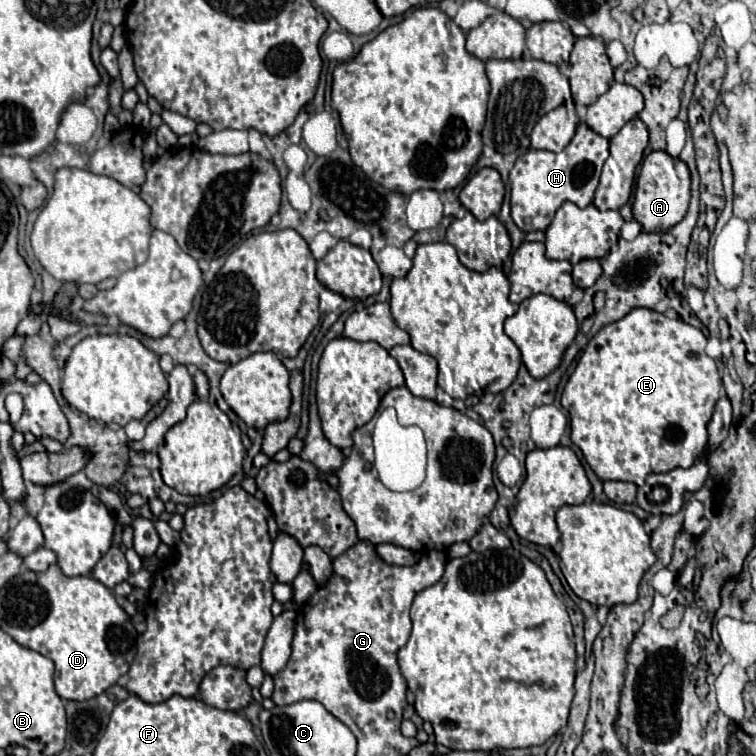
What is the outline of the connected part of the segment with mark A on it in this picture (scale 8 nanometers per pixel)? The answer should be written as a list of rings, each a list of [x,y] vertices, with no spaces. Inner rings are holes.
[[[650,152],[640,168],[634,192],[632,212],[634,218],[642,224],[644,232],[666,232],[678,224],[688,210],[690,202],[690,170],[680,160],[668,152]]]

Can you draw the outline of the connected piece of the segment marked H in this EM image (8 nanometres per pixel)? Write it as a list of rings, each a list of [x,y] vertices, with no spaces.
[[[580,122],[572,142],[558,154],[548,150],[528,150],[520,156],[510,170],[510,204],[512,220],[522,232],[546,230],[554,218],[554,212],[564,202],[574,202],[580,208],[592,204],[594,190],[600,180],[602,164],[608,158],[608,140],[592,132]]]

